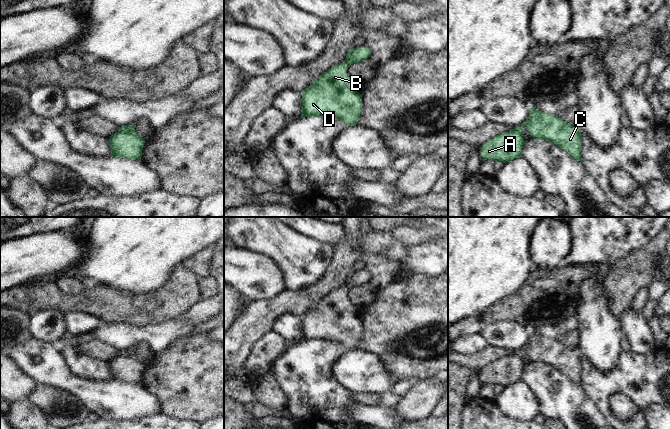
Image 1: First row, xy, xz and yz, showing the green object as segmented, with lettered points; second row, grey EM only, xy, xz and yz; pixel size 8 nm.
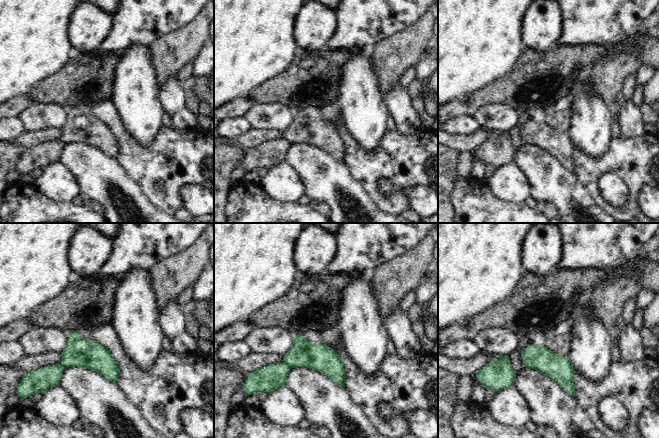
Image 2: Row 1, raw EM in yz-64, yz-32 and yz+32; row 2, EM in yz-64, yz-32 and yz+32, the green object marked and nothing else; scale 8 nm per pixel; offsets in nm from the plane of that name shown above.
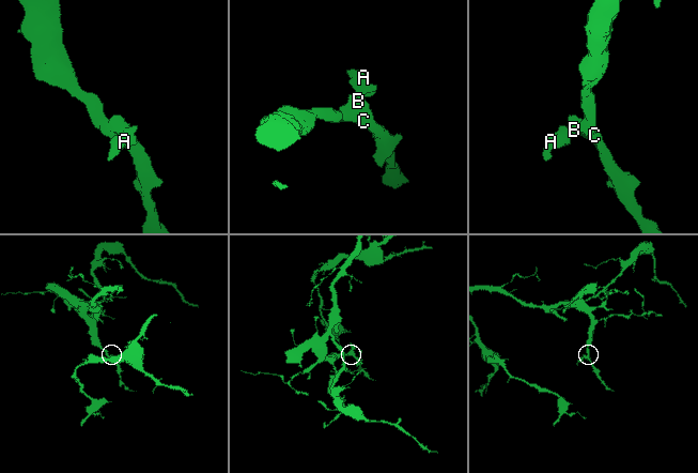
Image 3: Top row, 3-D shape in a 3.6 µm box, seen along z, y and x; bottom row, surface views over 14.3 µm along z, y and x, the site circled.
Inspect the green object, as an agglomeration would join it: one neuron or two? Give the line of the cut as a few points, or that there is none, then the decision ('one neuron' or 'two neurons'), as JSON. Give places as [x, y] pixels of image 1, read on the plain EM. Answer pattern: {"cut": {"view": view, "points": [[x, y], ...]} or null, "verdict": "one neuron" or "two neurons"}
{"cut": {"view": "yz", "points": [[515, 351], [521, 358]]}, "verdict": "two neurons"}

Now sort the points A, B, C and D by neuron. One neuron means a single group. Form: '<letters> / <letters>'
A / B C D

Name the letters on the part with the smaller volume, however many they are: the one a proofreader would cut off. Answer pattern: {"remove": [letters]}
{"remove": ["A"]}

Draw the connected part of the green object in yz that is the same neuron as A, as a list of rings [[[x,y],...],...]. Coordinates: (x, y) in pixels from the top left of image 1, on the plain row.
[[[516,351],[512,354],[498,358],[487,365],[481,373],[482,385],[503,385],[505,388],[522,380],[525,364]]]

